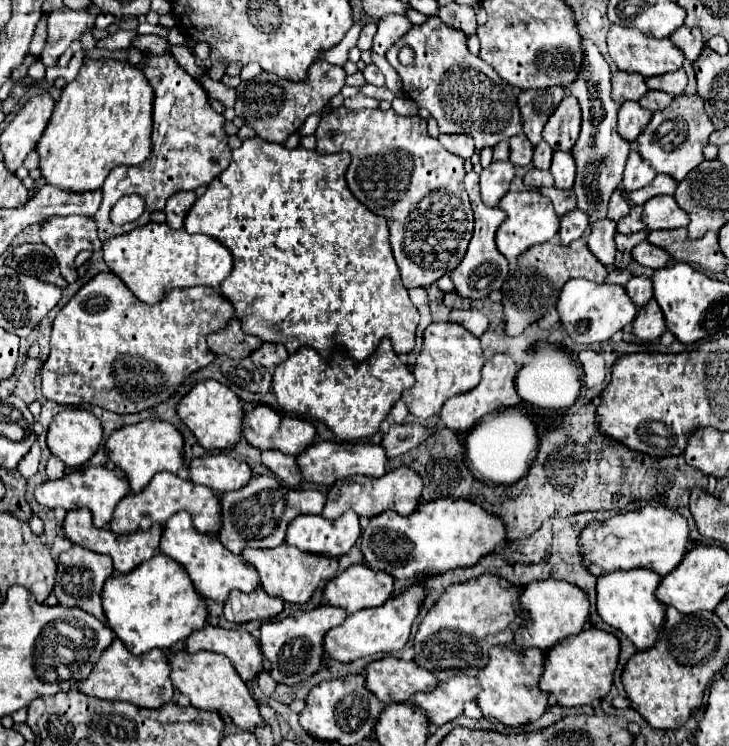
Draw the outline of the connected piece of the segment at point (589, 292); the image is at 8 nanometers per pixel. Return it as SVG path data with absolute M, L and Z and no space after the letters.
M573 278L565 284L561 290L557 310L561 316L561 322L569 336L575 342L581 344L593 344L593 342L605 342L615 332L623 330L625 324L633 322L637 316L637 306L629 298L627 290L617 284L597 284L589 282L585 278Z

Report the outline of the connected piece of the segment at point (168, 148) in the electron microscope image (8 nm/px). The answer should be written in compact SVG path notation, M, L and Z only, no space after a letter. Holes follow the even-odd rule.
M163 54L157 58L149 58L145 66L139 66L143 74L151 80L151 86L155 90L155 100L153 100L153 146L151 146L151 156L133 168L113 168L109 172L105 184L103 184L103 202L99 210L95 212L93 220L97 224L99 240L105 242L107 238L125 234L137 226L143 226L149 222L149 216L153 210L163 210L165 202L181 190L195 190L201 184L209 184L217 174L221 174L229 166L229 156L231 148L227 146L227 134L223 130L225 118L217 114L209 106L207 92L203 86L189 76L175 60L171 54ZM127 194L139 194L147 208L145 212L123 226L115 226L109 220L109 210L113 204Z

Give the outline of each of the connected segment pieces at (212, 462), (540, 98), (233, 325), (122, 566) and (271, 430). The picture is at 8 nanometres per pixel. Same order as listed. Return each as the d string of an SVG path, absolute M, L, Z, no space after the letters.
M209 454L195 458L189 464L191 482L207 486L215 492L231 492L249 484L253 472L243 460L235 460L229 454Z
M563 86L553 88L539 88L539 90L525 90L519 96L519 108L521 108L521 120L523 120L523 132L531 140L533 146L541 142L541 132L545 122L551 118L555 108L565 96Z
M231 318L225 328L207 336L207 344L215 354L223 354L229 358L247 358L263 342L257 336L245 334L241 330L241 322L237 318Z
M79 508L79 510L67 512L65 522L63 522L65 538L69 538L73 544L79 544L87 550L111 556L113 566L119 574L127 574L133 568L137 568L141 562L145 562L145 560L153 558L155 554L159 554L161 530L163 530L161 524L153 524L153 528L149 528L149 530L137 530L137 532L131 532L131 534L115 534L109 528L95 528L93 526L93 514L89 512L89 508Z
M247 404L245 418L243 418L243 436L251 446L255 446L259 450L281 450L285 454L299 456L315 442L317 430L309 420L305 420L301 416L277 412L265 404L255 404L255 406Z

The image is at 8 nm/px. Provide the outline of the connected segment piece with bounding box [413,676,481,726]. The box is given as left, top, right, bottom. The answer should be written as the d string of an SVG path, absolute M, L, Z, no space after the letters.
M457 676L457 680L443 682L431 692L417 692L417 696L413 696L413 702L425 708L429 720L435 726L441 726L461 716L465 702L475 700L479 692L481 684L477 678Z

